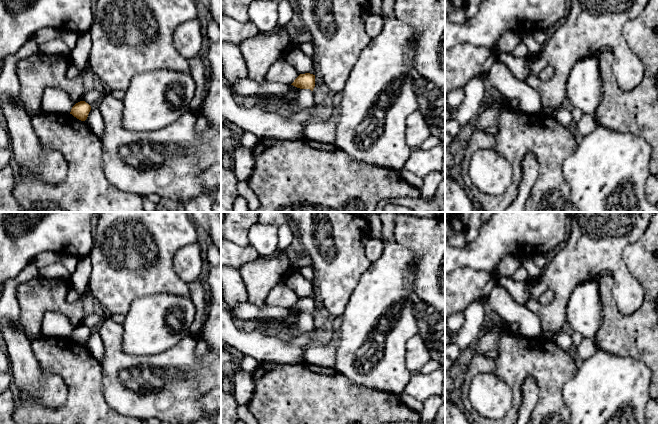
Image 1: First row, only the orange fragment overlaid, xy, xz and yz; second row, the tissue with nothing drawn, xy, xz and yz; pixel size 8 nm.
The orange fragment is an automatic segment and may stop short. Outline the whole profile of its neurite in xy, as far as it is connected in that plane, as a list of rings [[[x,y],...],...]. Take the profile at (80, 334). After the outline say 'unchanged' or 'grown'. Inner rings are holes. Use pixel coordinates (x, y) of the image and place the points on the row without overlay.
[[[80,325],[72,331],[70,338],[81,345],[85,345],[90,334],[91,330],[88,327],[86,327],[85,325]]] | unchanged

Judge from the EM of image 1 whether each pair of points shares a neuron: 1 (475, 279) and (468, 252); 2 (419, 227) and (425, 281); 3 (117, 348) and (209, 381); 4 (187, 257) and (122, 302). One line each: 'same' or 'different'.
1: different
2: same
3: same
4: different

